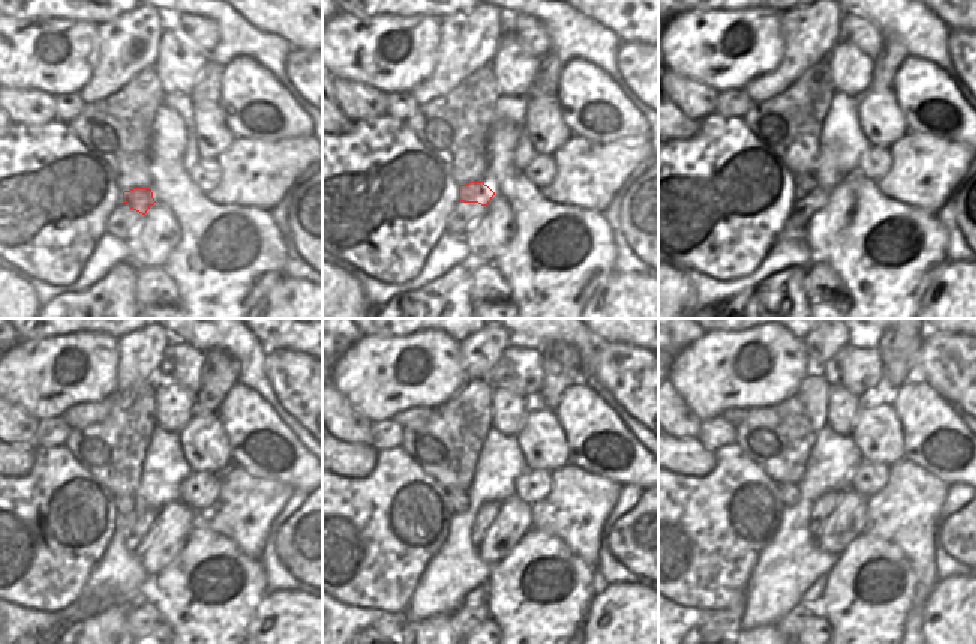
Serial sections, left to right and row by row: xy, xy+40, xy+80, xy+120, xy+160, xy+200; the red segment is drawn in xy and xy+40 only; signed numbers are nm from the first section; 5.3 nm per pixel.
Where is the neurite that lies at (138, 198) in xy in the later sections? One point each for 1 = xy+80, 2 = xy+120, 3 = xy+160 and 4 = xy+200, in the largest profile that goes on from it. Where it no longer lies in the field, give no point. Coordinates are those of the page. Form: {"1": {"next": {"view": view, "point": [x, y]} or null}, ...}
{"1": {"next": {"view": "xy+80", "point": [805, 183]}}, "2": {"next": {"view": "xy+120", "point": [123, 505]}}, "3": {"next": {"view": "xy+160", "point": [458, 500]}}, "4": {"next": {"view": "xy+200", "point": [789, 493]}}}

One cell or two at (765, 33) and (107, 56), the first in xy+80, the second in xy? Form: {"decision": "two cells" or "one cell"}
{"decision": "two cells"}

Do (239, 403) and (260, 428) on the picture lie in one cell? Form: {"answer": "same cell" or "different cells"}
{"answer": "same cell"}

